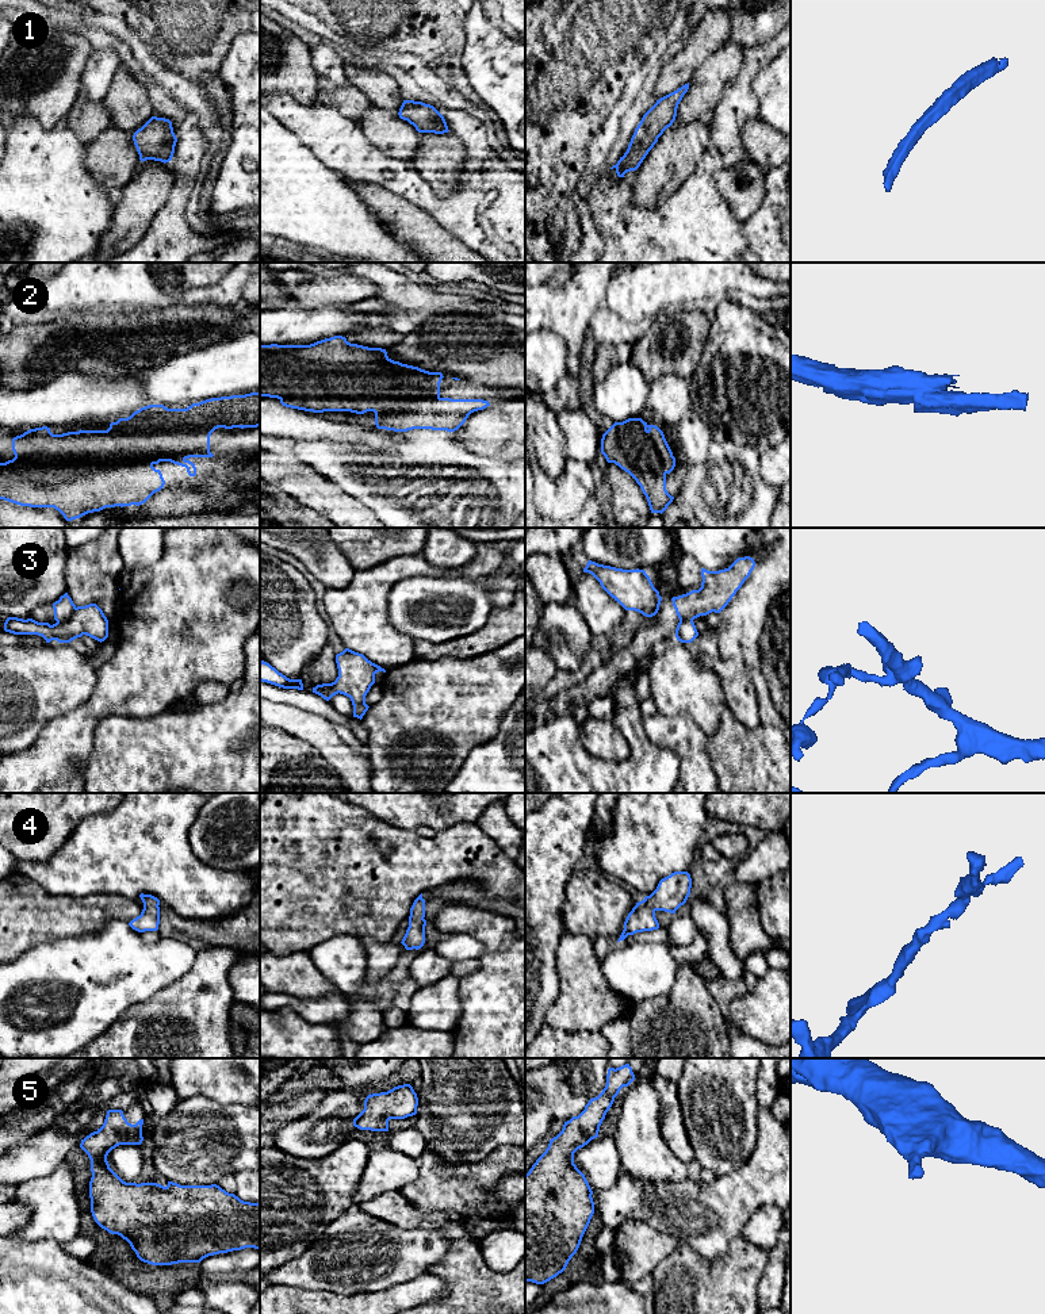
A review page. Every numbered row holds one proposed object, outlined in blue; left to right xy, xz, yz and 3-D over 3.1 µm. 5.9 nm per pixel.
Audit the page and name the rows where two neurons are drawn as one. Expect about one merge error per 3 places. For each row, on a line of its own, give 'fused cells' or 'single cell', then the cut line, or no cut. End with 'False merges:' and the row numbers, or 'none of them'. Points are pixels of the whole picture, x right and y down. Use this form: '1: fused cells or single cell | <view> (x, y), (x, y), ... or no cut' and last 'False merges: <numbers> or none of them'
1: single cell | no cut
2: single cell | no cut
3: fused cells | xy (76, 608), (67, 620), (57, 623)
4: single cell | no cut
5: single cell | no cut
False merges: 3

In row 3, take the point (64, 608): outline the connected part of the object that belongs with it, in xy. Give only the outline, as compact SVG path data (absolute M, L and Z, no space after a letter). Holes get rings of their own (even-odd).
M65 593L64 595L60 597L58 601L53 604L53 609L54 609L54 620L57 622L64 622L72 617L76 605L73 604L68 593Z

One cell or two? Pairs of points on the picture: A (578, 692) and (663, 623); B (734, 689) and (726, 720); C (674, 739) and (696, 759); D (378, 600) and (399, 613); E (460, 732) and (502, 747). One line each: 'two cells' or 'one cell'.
A: one cell
B: two cells
C: one cell
D: two cells
E: two cells

